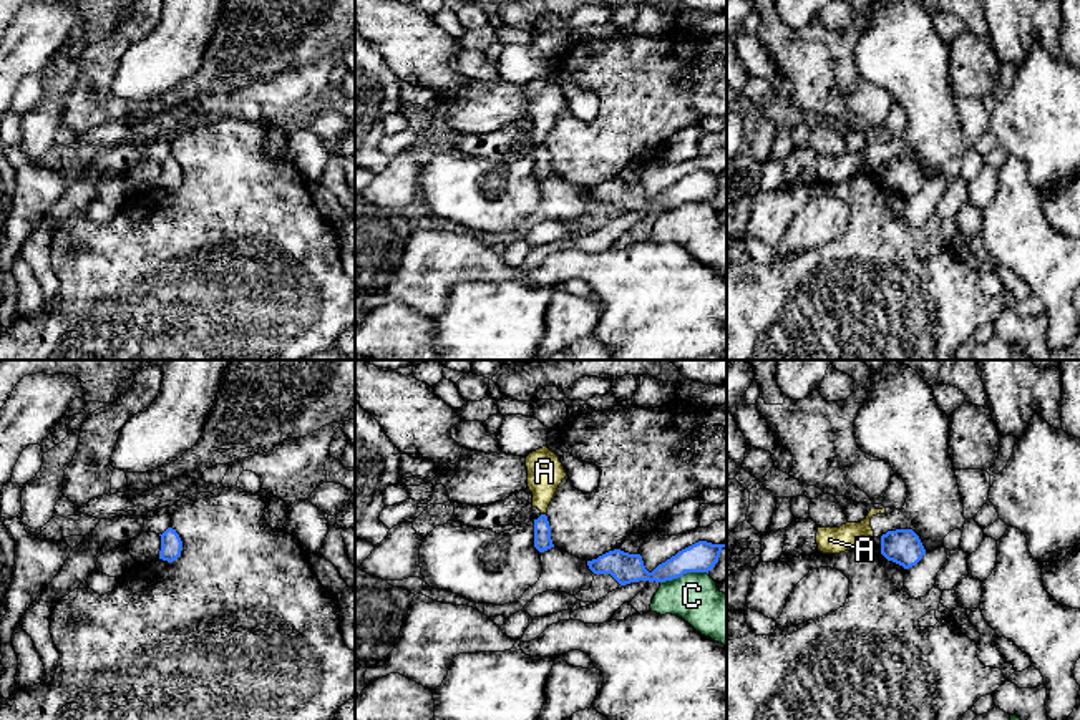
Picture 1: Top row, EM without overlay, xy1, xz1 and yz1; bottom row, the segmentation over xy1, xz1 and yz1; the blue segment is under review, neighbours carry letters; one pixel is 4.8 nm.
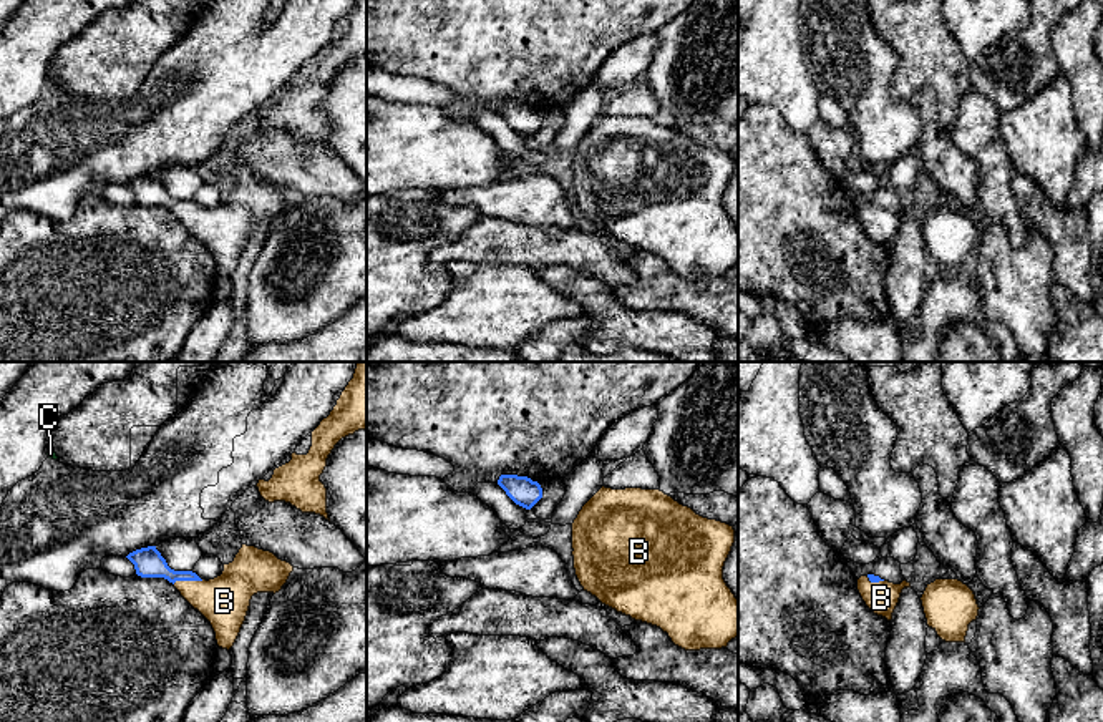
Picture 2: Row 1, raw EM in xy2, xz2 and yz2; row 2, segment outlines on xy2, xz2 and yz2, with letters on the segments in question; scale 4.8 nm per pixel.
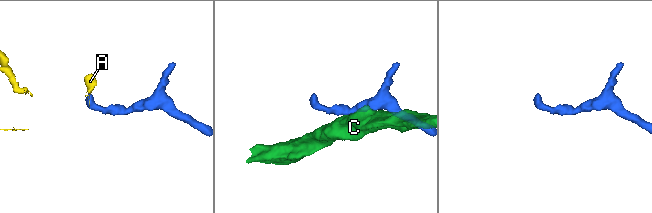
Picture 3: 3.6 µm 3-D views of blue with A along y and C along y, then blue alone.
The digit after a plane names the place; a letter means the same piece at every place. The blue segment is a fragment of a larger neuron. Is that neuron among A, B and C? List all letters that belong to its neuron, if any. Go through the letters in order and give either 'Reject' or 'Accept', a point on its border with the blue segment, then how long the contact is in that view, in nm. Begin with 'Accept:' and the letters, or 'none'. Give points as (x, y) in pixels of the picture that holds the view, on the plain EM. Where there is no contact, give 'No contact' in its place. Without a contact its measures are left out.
Accept: B
A: Reject. Touches blue at xz1 (543, 143). Shared border 30 nm
B: Accept. Touches blue at xy2 (188, 208). Shared border 150 nm
C: Reject. Touches blue at xz1 (684, 201). Shared border 240 nm

